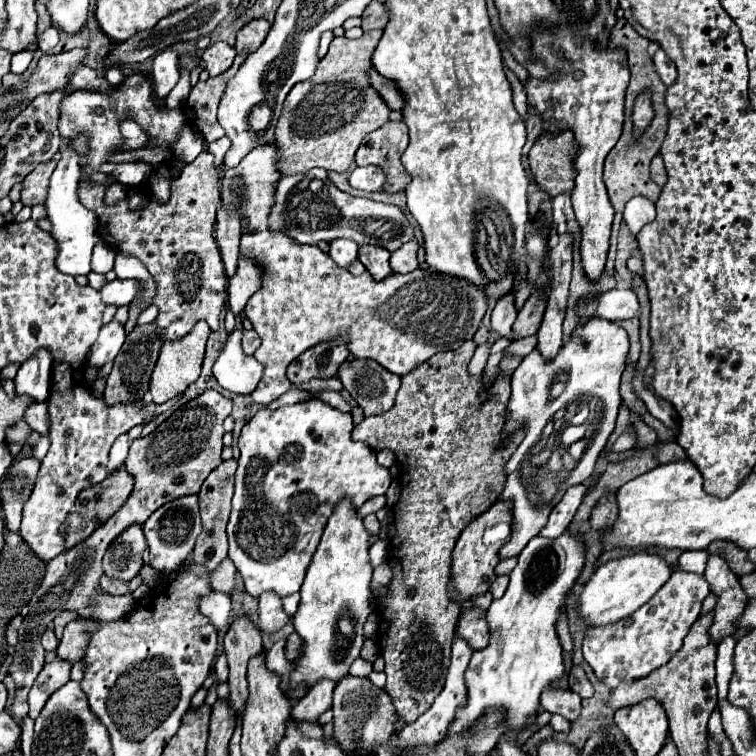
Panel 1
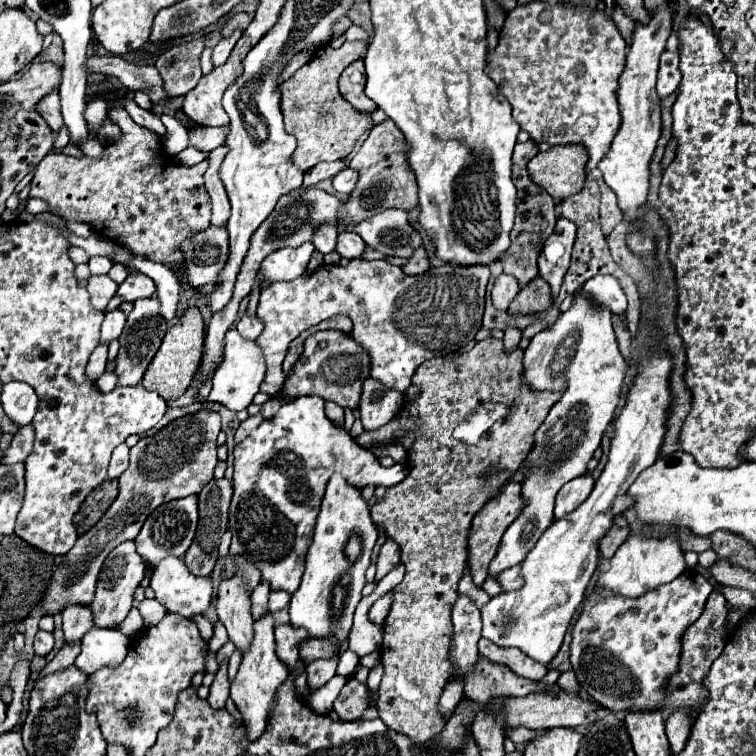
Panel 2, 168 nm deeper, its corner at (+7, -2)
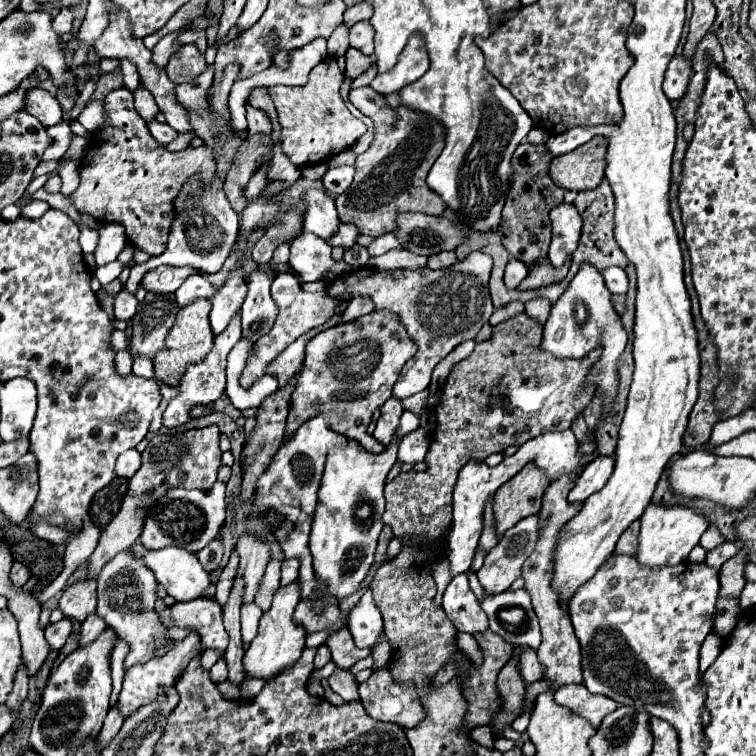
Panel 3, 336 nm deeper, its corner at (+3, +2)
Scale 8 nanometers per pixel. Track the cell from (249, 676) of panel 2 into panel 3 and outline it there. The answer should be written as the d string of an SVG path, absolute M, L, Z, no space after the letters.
M298 582L278 588L270 610L266 610L260 618L258 636L252 640L250 648L244 654L244 668L246 668L248 676L270 680L272 676L280 674L284 668L290 668L296 662L296 658L300 658L304 640L306 640L306 630L294 622L294 610L296 610L298 602L300 602L300 584Z

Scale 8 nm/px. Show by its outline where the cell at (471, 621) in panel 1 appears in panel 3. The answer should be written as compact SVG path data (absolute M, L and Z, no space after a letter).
M526 648L524 652L520 652L520 674L524 676L526 684L542 680L542 676L544 676L544 666L540 664L540 660L532 648Z

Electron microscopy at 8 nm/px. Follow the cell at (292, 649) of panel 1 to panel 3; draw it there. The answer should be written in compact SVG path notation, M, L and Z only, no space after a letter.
M342 628L340 632L332 634L326 642L328 642L328 648L332 650L332 662L344 670L352 668L358 660L370 656L370 648L356 648L348 628Z

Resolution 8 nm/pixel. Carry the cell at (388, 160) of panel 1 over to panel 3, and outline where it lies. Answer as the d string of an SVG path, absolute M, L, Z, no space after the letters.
M370 86L364 88L354 88L350 92L350 102L368 118L372 118L374 122L374 140L370 144L370 148L360 154L356 158L356 176L350 184L350 188L346 192L342 192L340 196L336 196L336 208L338 208L338 216L340 222L352 222L360 234L378 238L382 234L394 232L396 230L396 216L406 214L406 212L424 212L424 214L432 214L432 216L442 216L446 210L444 200L432 192L426 184L426 176L436 160L436 156L440 156L442 148L444 148L444 138L446 138L446 128L440 120L424 114L424 112L416 112L410 108L390 108L384 100L382 94L376 94Z

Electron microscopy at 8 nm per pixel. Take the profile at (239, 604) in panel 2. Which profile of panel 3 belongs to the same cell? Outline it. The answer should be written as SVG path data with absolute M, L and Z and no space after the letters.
M244 532L238 540L238 554L240 554L238 574L242 574L246 580L244 602L252 602L256 588L260 584L260 578L270 560L270 546L266 540L262 540L250 532Z

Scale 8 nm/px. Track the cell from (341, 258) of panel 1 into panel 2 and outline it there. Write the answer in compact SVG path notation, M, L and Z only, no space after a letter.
M324 226L316 230L316 236L312 238L312 244L322 252L322 254L330 254L336 250L336 242L338 242L338 230L332 226Z

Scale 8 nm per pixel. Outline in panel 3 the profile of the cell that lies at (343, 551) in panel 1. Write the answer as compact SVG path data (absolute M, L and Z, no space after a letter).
M404 412L396 440L382 452L372 454L358 440L346 438L344 446L332 446L328 452L324 476L318 490L318 506L312 520L310 552L314 556L314 572L320 588L312 596L336 596L338 600L354 594L374 564L374 552L382 530L384 484L396 462L398 442L404 434L420 426L420 416Z

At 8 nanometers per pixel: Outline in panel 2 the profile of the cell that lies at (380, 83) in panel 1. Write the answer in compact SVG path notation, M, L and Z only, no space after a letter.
M360 60L352 62L340 76L340 92L342 96L360 112L368 112L372 114L374 110L378 110L376 104L372 104L372 100L364 94L364 66L360 64Z

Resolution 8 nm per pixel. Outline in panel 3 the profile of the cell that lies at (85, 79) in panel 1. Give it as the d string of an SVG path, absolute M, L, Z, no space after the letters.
M152 120L150 124L148 124L148 128L150 128L150 134L154 136L154 140L160 144L160 146L168 146L172 140L176 140L176 132L172 130L172 128L168 128L168 124L160 124L160 122L156 122L156 120Z

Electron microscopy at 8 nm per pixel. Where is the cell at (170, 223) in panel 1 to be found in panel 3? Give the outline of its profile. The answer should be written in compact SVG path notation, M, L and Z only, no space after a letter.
M118 88L106 96L106 122L94 134L80 168L80 188L72 194L76 208L90 214L98 222L118 222L126 228L128 240L156 256L164 252L168 242L168 224L172 222L172 200L176 190L194 176L202 174L210 180L216 172L214 154L208 146L186 148L182 152L168 152L160 148L148 126L136 116L132 92Z

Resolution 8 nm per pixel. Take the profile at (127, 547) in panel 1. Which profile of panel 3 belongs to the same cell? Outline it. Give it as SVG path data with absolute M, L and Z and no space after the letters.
M120 552L116 554L100 572L98 576L98 616L102 616L106 620L106 624L110 628L114 628L118 632L118 636L128 644L128 656L124 660L124 670L132 668L134 664L142 664L150 658L156 656L164 656L166 648L168 648L168 628L160 622L154 604L156 604L156 588L158 582L152 576L152 572L148 572L148 568L144 568L144 564L140 564L140 560L136 560L130 552Z

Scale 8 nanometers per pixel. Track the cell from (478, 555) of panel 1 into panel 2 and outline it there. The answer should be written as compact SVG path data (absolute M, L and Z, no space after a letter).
M508 480L508 484L502 488L502 492L492 498L472 520L470 532L468 532L468 574L472 576L472 582L480 588L482 582L488 576L488 564L494 558L498 544L506 532L506 528L512 524L512 520L518 518L520 510L524 506L524 500L520 496L520 484L514 480Z

